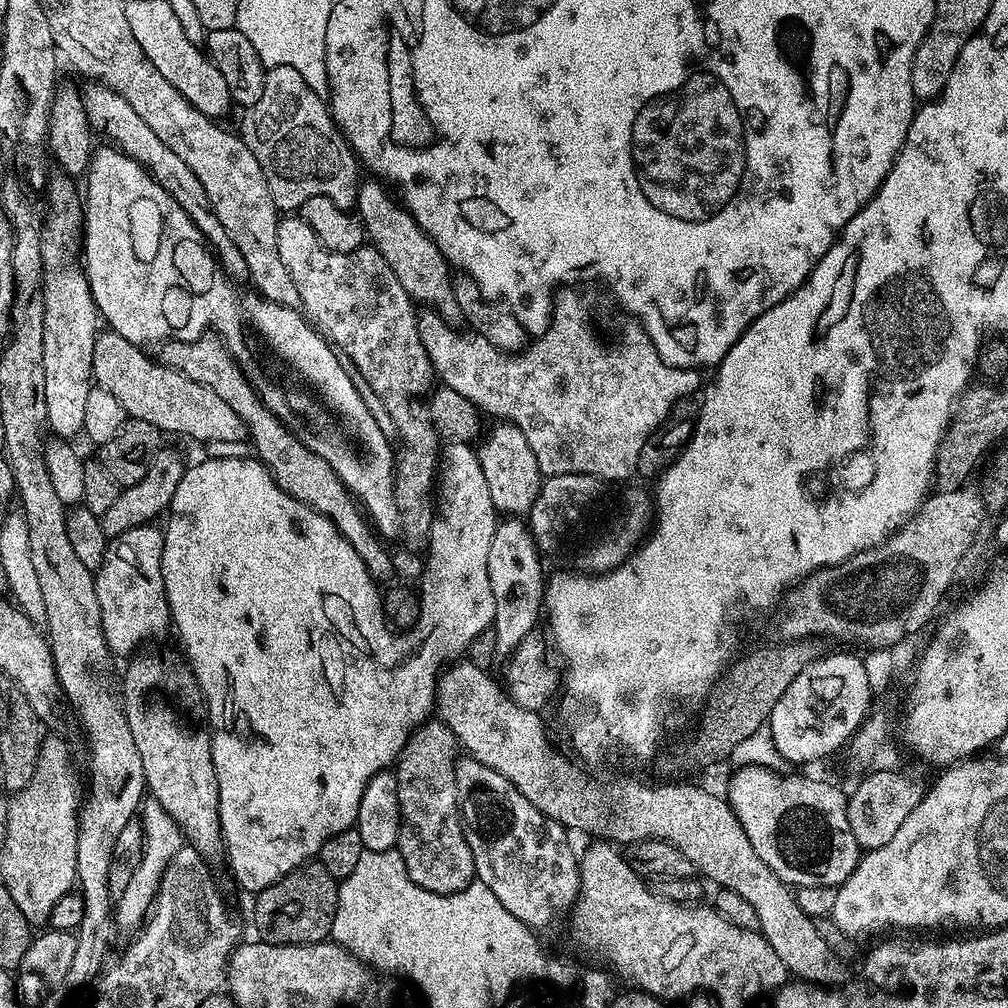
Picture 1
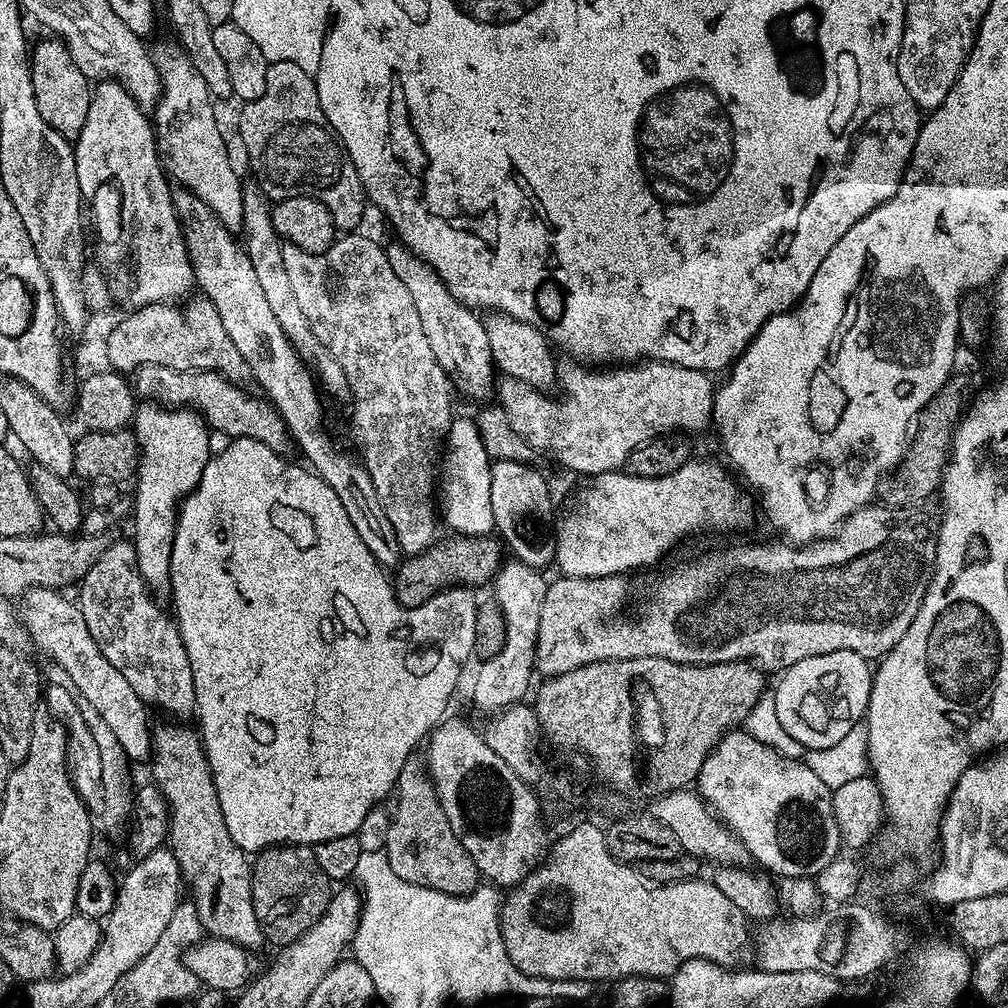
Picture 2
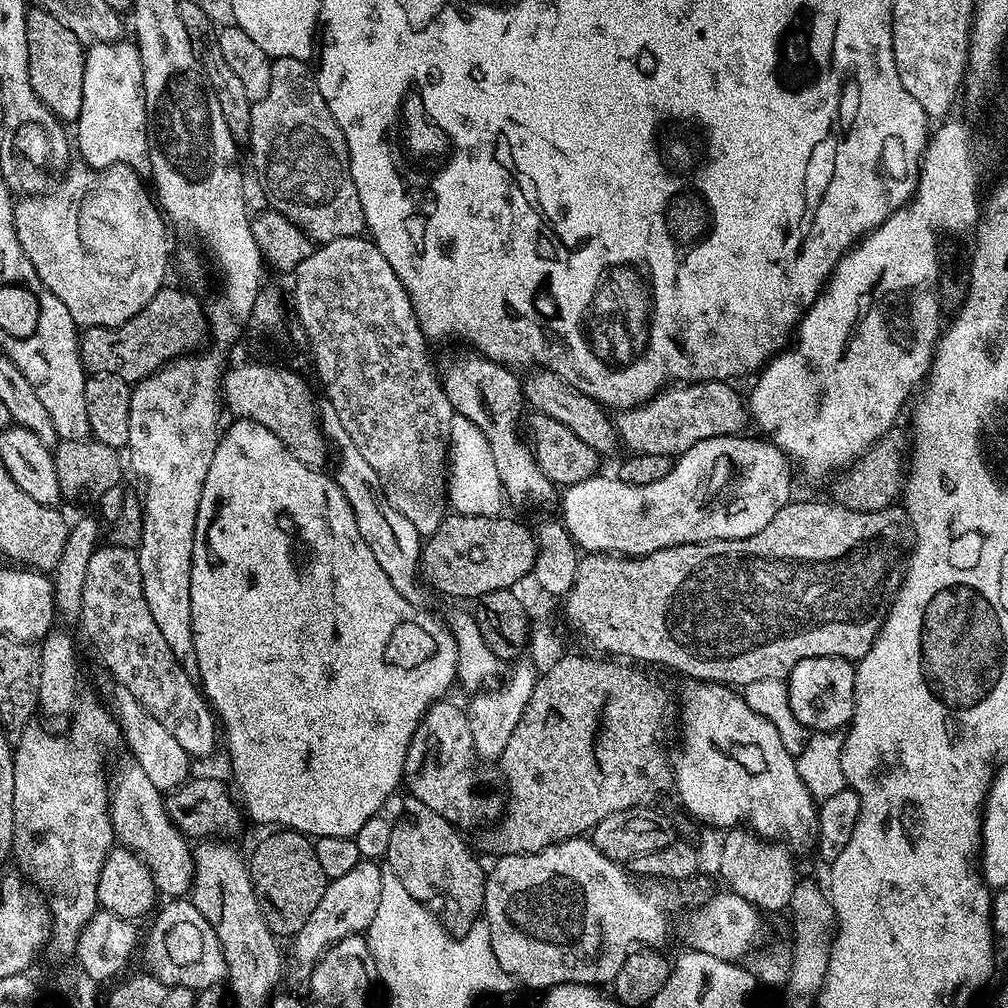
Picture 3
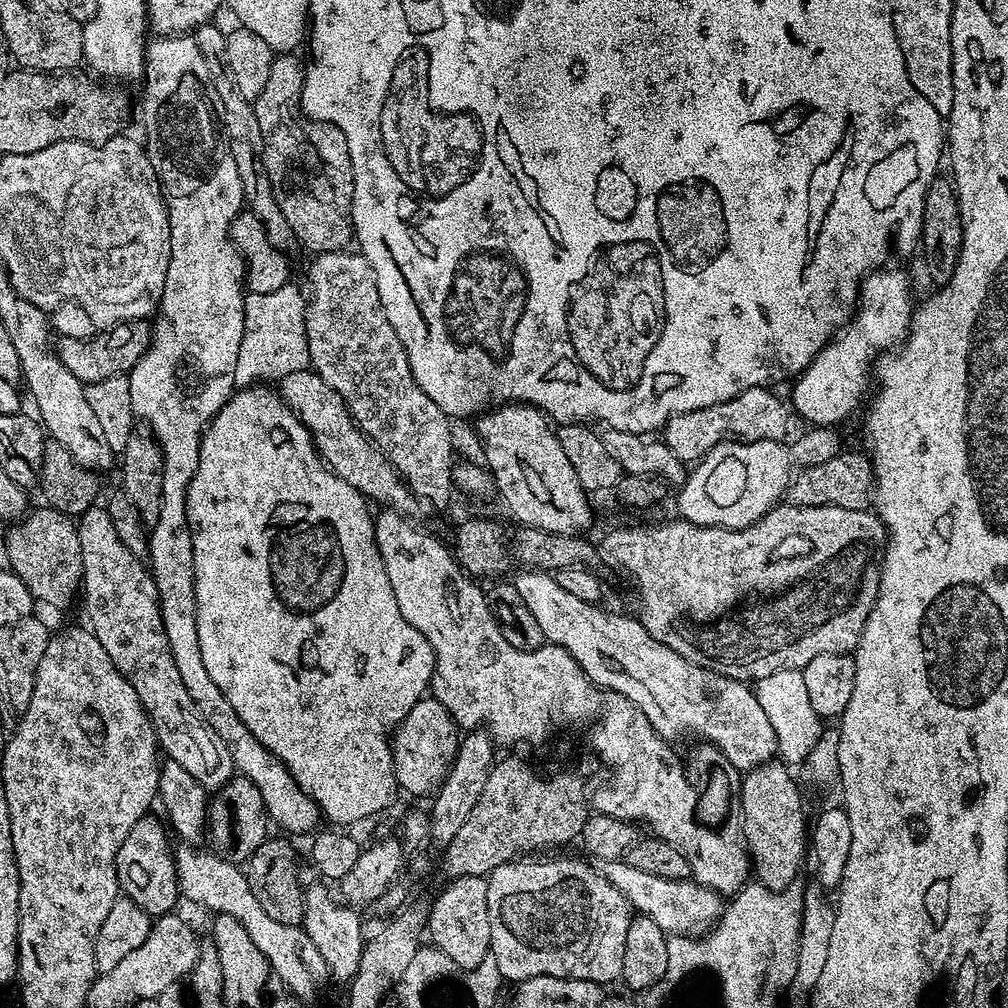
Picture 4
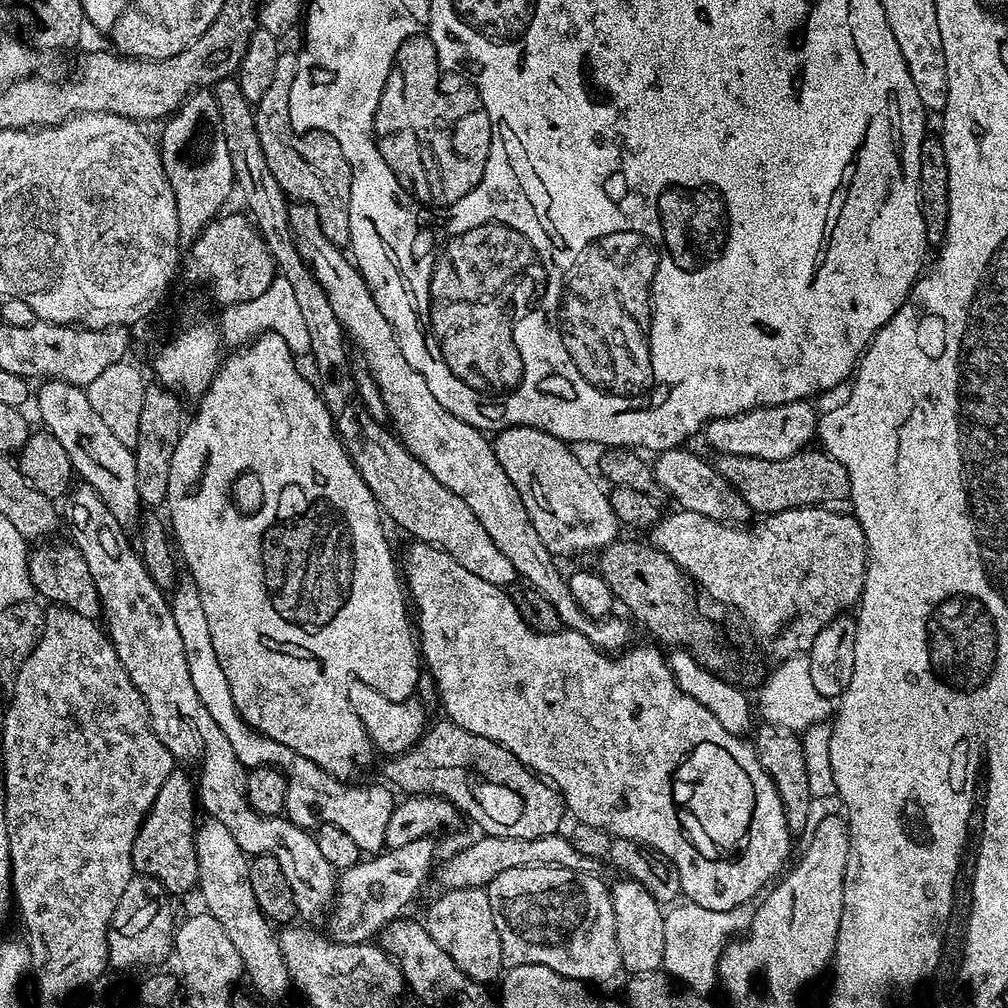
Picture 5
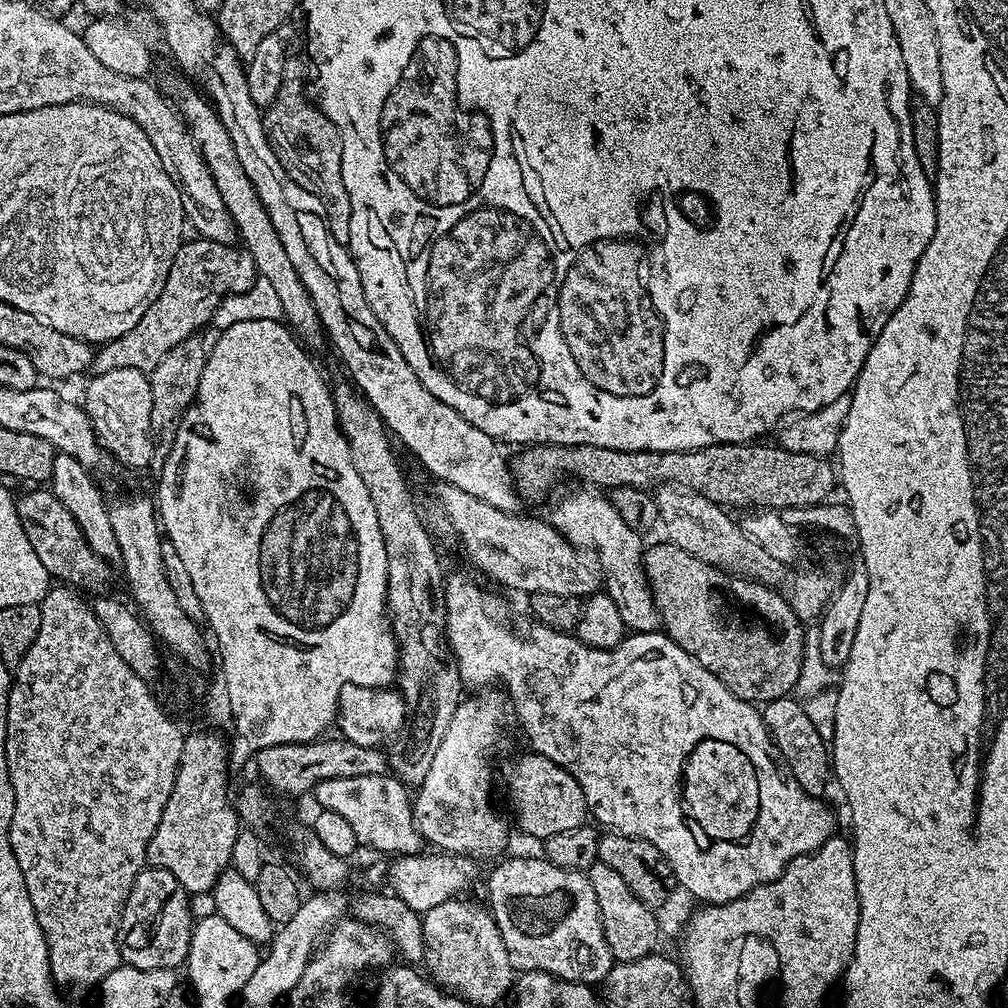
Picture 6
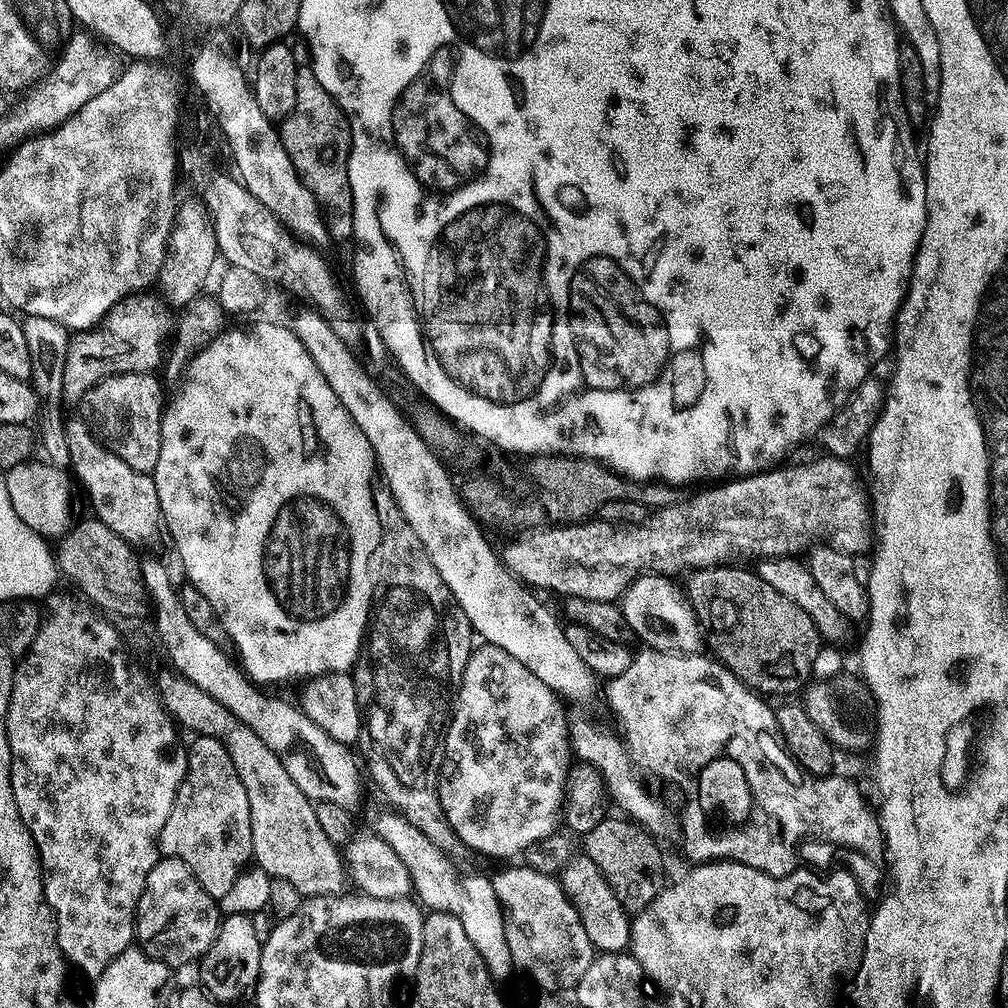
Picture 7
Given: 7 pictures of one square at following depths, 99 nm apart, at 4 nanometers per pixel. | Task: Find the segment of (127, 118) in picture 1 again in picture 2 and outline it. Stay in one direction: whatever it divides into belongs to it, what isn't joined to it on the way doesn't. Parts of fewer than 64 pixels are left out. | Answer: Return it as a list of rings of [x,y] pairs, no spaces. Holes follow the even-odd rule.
[[[187,188],[175,189],[172,204],[182,221],[186,250],[196,278],[195,285],[207,300],[214,302],[218,315],[222,317],[222,326],[226,334],[230,334],[230,342],[234,342],[238,354],[246,358],[248,368],[252,371],[252,380],[260,383],[259,391],[284,419],[295,447],[300,447],[301,454],[308,459],[307,467],[321,476],[330,490],[334,490],[334,494],[338,494],[342,506],[346,506],[346,514],[350,514],[350,522],[354,522],[354,530],[358,530],[358,538],[366,542],[366,550],[370,550],[370,554],[374,554],[376,561],[385,569],[395,569],[402,559],[400,543],[390,518],[386,518],[386,510],[382,510],[382,502],[378,502],[378,490],[374,490],[374,482],[363,463],[339,452],[331,434],[324,432],[324,408],[320,405],[316,384],[307,366],[300,361],[295,346],[288,341],[276,317],[277,309],[266,302],[266,294],[258,282],[258,274],[254,274],[254,266],[243,243],[237,237],[235,240],[232,237],[235,236],[233,229],[226,227],[218,214],[206,206],[206,202],[202,202],[202,198]]]

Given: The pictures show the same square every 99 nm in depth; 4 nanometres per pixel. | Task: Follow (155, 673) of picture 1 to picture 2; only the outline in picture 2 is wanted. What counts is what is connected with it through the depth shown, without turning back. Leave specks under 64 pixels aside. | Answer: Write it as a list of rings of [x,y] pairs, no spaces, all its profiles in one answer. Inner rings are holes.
[[[187,723],[156,724],[152,733],[151,779],[160,787],[168,803],[170,817],[170,847],[178,858],[183,883],[192,891],[191,903],[196,905],[200,925],[209,937],[229,940],[238,946],[255,950],[265,943],[262,930],[258,926],[258,914],[254,914],[252,897],[252,864],[249,857],[230,838],[226,818],[222,814],[222,802],[218,802],[218,790],[214,786],[212,771],[208,765],[208,755],[204,753],[204,741],[195,727],[187,728]]]

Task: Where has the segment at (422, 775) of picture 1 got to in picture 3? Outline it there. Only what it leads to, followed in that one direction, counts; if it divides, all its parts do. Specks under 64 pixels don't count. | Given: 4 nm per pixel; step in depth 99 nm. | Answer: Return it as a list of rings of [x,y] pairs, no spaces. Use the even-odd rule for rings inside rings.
[[[411,798],[405,801],[400,821],[392,824],[386,860],[392,864],[405,864],[408,867],[407,879],[413,889],[419,892],[420,888],[421,897],[436,896],[435,911],[438,913],[440,923],[449,932],[453,934],[468,932],[470,926],[481,919],[484,910],[485,865],[482,866],[476,861],[475,854],[468,849],[467,842],[460,837],[463,835],[455,824],[442,818],[442,814],[430,810],[430,806],[422,802]]]

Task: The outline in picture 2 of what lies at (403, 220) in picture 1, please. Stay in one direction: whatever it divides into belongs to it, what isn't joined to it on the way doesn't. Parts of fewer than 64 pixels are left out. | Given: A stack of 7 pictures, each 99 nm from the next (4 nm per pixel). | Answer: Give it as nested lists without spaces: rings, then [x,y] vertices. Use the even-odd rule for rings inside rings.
[[[395,243],[387,245],[388,261],[390,266],[394,266],[394,274],[398,274],[398,279],[406,282],[406,290],[410,290],[410,298],[414,301],[418,319],[422,321],[422,330],[426,333],[426,342],[430,342],[430,350],[434,350],[438,366],[442,366],[459,395],[461,392],[472,400],[487,401],[491,392],[493,395],[498,369],[492,362],[483,319],[479,315],[476,317],[472,313],[475,311],[453,294],[443,278],[421,256],[412,253],[412,249],[404,243]]]

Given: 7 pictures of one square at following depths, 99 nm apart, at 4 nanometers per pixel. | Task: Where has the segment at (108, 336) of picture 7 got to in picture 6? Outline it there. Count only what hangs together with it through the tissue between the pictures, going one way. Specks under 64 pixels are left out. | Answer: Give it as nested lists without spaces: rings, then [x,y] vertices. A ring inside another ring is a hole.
[[[203,238],[185,239],[170,266],[162,294],[152,301],[150,310],[146,310],[134,330],[119,336],[117,340],[108,341],[93,355],[91,371],[99,374],[119,368],[133,368],[151,374],[154,366],[158,366],[158,362],[162,362],[162,358],[166,358],[166,354],[170,354],[178,342],[197,335],[204,330],[200,328],[212,324],[212,316],[224,299],[250,290],[256,279],[258,273],[254,258],[250,258],[243,247]]]

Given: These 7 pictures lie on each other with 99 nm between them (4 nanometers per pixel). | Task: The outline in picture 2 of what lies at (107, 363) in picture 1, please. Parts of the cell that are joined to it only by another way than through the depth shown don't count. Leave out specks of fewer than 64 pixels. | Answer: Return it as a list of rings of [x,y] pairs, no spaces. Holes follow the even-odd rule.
[[[147,364],[137,368],[134,373],[134,392],[137,397],[165,406],[191,406],[203,416],[209,429],[224,432],[230,438],[254,438],[270,446],[270,450],[287,453],[287,448],[291,449],[294,441],[284,419],[271,402],[259,395],[251,396],[246,389],[247,387],[235,384],[218,372],[179,372],[166,366]]]

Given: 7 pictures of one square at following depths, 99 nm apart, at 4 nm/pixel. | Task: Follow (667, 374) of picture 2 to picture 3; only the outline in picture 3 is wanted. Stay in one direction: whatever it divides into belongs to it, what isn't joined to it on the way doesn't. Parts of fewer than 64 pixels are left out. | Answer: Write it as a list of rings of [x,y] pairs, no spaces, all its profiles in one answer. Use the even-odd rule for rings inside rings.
[[[704,378],[699,382],[684,382],[681,384],[684,384],[681,386],[681,388],[672,388],[676,386],[665,387],[663,390],[655,393],[652,399],[637,403],[636,407],[634,408],[623,409],[623,411],[621,411],[619,415],[615,417],[614,423],[616,425],[619,439],[622,441],[623,447],[624,444],[626,447],[628,447],[627,451],[629,453],[635,454],[638,452],[645,452],[646,454],[666,454],[667,456],[675,458],[679,456],[680,453],[685,452],[686,450],[690,450],[690,446],[694,446],[694,442],[702,442],[706,438],[718,438],[719,436],[734,436],[745,431],[744,423],[749,423],[750,412],[746,407],[745,397],[743,400],[743,398],[740,397],[739,394],[736,393],[730,385],[728,385],[731,383],[725,382],[720,378]]]

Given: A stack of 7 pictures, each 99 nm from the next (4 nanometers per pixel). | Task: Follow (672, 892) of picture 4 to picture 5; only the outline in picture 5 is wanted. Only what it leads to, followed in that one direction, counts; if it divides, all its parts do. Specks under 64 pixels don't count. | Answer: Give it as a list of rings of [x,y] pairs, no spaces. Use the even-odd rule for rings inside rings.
[[[546,834],[542,838],[502,838],[501,836],[479,837],[473,844],[465,846],[461,852],[453,854],[449,860],[444,860],[435,865],[434,879],[441,885],[441,889],[449,888],[484,888],[502,870],[514,870],[515,868],[565,868],[582,874],[603,877],[606,864],[598,858],[586,858],[586,854],[578,854],[574,850],[571,839],[564,834]]]

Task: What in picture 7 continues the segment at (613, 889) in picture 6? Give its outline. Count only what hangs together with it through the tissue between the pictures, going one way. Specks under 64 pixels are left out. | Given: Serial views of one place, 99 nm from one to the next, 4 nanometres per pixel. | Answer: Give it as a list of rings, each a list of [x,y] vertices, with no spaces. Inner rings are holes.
[[[573,854],[570,862],[559,873],[558,879],[564,885],[564,891],[572,897],[580,910],[580,917],[592,939],[593,949],[600,952],[622,952],[632,943],[632,921],[630,914],[622,906],[622,902],[614,894],[610,882],[594,866],[590,857]]]

